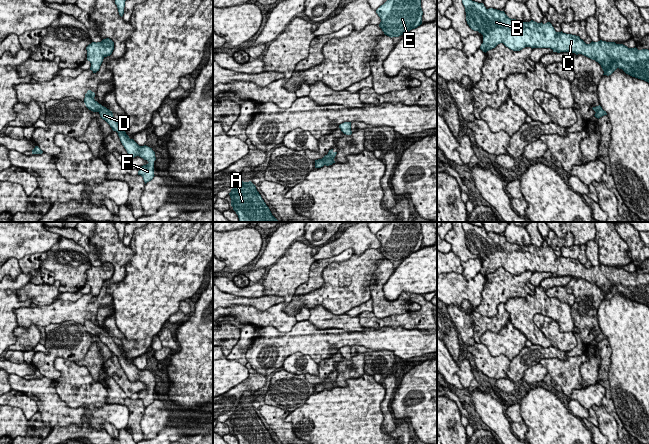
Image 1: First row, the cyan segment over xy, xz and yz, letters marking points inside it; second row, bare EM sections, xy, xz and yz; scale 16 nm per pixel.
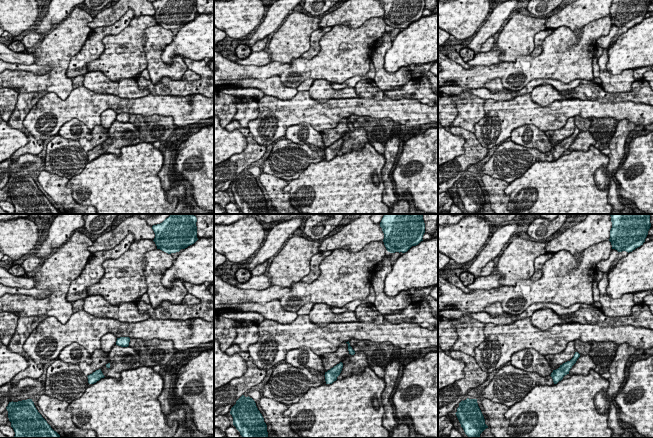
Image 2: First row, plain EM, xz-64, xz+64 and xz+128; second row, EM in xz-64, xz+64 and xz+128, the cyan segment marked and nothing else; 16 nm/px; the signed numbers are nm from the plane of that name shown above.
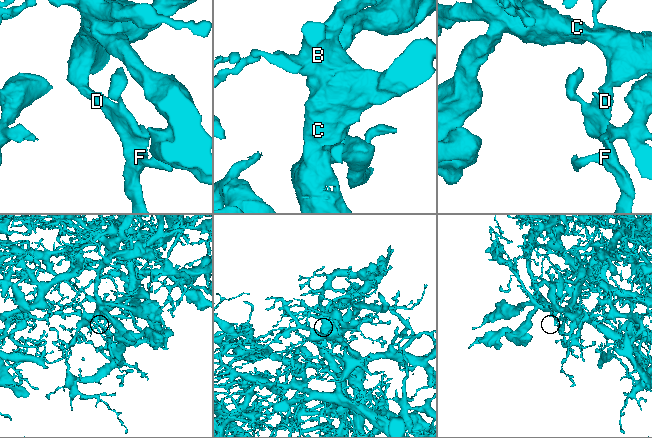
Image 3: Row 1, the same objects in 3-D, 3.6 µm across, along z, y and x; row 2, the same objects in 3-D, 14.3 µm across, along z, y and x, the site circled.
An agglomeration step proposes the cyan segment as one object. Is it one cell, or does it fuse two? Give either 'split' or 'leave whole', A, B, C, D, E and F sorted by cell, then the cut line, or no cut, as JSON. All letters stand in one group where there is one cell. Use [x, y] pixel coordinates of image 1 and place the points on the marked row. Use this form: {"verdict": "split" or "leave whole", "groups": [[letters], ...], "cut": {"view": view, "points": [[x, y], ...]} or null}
{"verdict": "leave whole", "groups": [["A", "B", "C", "D", "E", "F"]], "cut": null}

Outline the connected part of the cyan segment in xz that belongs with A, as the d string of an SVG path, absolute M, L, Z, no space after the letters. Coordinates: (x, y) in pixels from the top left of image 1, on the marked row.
M238 181L229 195L239 222L280 222L272 215L251 181Z

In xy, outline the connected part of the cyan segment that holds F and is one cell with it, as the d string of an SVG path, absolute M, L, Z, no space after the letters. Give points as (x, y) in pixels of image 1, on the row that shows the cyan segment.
M88 90L85 94L84 103L86 107L93 111L98 112L100 117L105 120L113 131L118 133L120 141L124 148L126 149L128 155L132 158L139 156L144 160L147 160L149 163L139 167L138 175L143 177L145 184L153 179L154 175L154 161L156 160L155 152L152 148L144 145L139 146L133 139L130 139L126 134L125 129L123 128L120 121L117 121L112 111L106 107L99 104L95 99L95 93L91 90Z

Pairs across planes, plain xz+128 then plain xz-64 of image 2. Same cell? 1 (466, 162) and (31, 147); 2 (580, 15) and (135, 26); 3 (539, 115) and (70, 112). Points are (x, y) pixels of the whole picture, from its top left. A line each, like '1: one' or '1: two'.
1: one
2: two
3: one

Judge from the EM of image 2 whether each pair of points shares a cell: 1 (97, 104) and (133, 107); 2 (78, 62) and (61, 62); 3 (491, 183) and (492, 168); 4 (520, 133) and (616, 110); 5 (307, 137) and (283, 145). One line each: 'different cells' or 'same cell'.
1: same cell
2: different cells
3: different cells
4: different cells
5: different cells

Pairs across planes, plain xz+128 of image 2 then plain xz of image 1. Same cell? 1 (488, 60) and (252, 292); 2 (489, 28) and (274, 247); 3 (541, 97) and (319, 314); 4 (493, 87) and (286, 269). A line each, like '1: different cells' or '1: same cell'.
1: same cell
2: same cell
3: same cell
4: same cell

